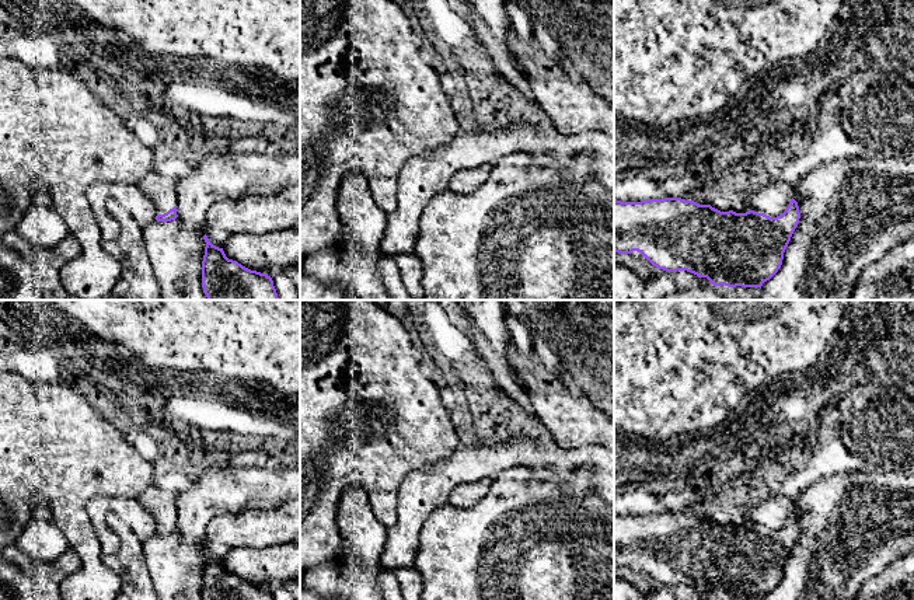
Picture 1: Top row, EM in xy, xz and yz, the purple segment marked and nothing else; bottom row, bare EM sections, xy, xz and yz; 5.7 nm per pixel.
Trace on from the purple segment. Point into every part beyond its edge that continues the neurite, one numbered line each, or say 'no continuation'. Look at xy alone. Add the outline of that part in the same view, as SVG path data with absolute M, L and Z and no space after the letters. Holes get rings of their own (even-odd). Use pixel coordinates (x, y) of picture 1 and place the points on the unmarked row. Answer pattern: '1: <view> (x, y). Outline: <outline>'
1: xy (161, 502). Outline: M151 485L137 499L154 514L157 529L177 520L177 495L171 491Z

